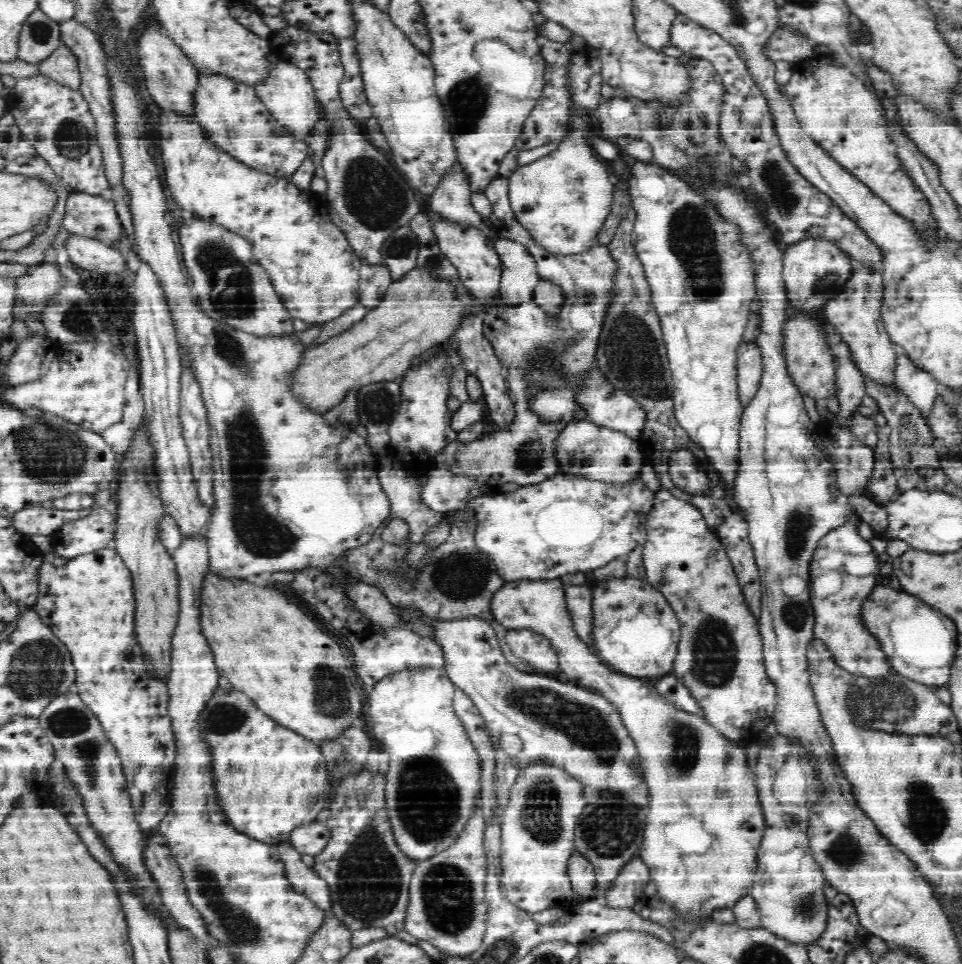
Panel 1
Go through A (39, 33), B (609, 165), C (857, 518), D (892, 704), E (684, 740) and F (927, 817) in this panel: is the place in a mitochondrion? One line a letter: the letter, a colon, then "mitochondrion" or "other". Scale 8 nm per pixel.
A: mitochondrion
B: other
C: other
D: mitochondrion
E: mitochondrion
F: mitochondrion

